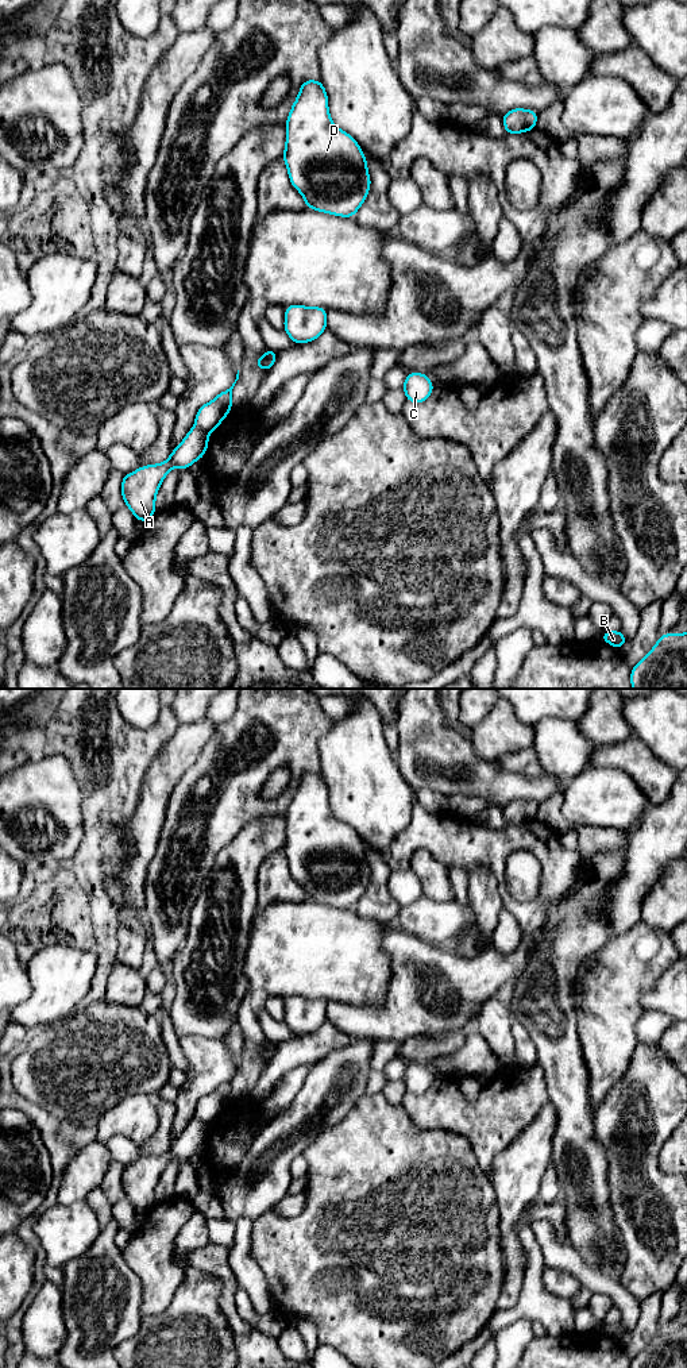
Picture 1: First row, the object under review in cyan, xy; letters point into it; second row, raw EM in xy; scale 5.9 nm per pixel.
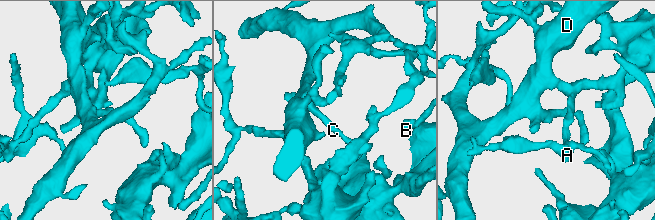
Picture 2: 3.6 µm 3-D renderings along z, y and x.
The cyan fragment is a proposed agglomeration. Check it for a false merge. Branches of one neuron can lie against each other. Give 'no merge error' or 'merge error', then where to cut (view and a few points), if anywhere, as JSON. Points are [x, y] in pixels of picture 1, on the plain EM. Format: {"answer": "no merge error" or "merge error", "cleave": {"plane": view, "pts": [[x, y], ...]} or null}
{"answer": "merge error", "cleave": {"plane": "xy", "pts": [[195, 1116], [208, 1125]]}}

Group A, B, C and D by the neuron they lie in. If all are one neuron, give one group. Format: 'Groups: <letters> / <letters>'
Groups: A B / C D

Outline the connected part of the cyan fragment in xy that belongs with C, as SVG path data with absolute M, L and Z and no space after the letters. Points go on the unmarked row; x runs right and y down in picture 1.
M420 1063L409 1064L406 1066L402 1082L405 1083L408 1093L421 1095L432 1086L433 1075L428 1067Z

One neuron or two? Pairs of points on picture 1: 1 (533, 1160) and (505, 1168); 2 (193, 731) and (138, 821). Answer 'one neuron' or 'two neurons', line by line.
1: one neuron
2: one neuron

